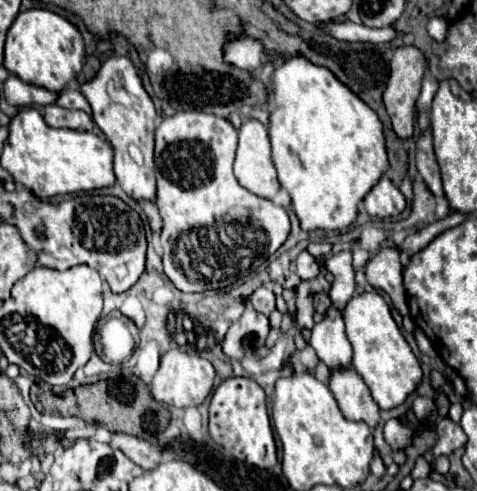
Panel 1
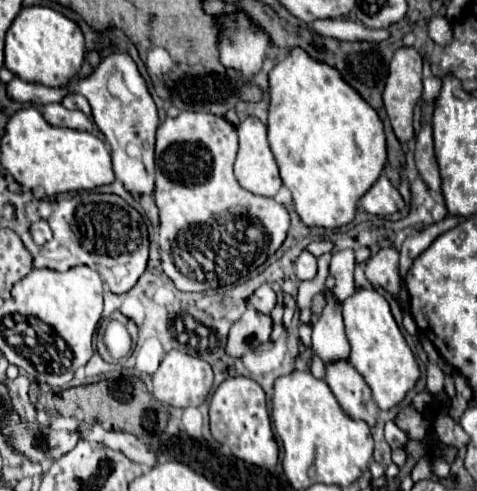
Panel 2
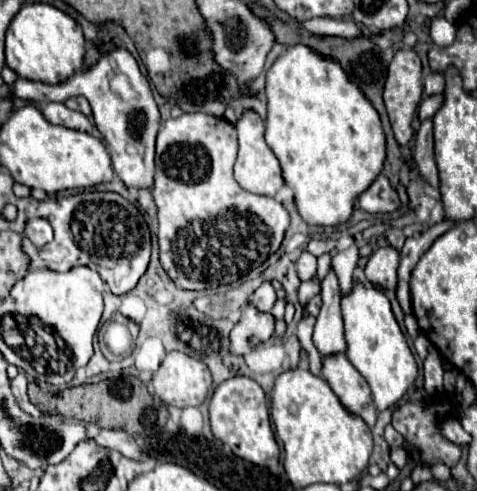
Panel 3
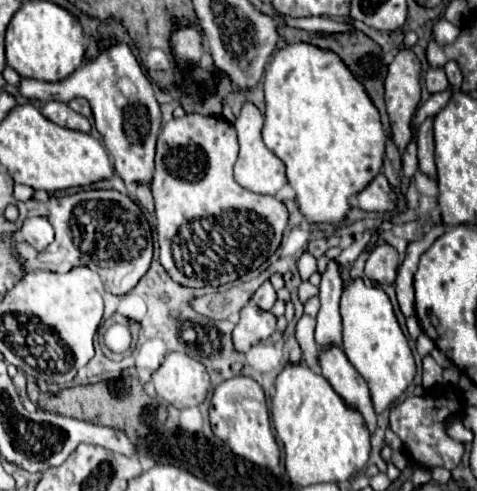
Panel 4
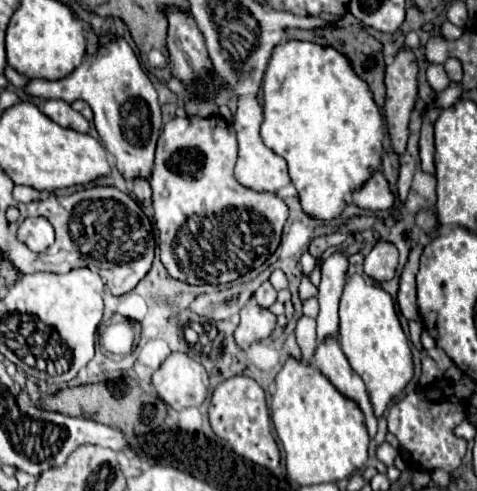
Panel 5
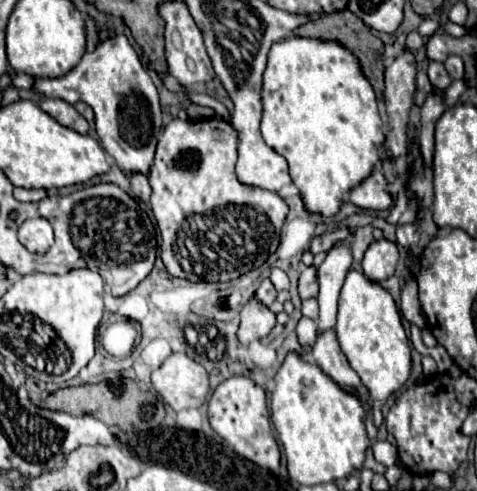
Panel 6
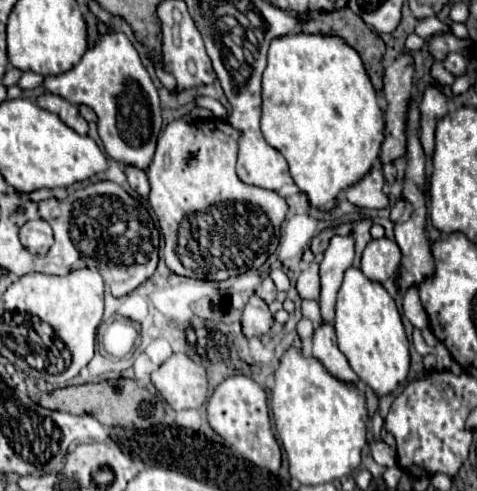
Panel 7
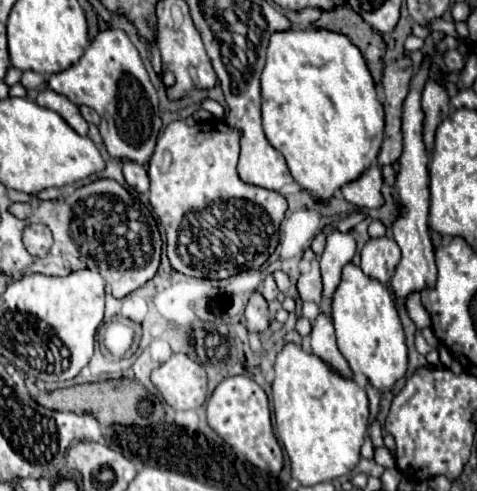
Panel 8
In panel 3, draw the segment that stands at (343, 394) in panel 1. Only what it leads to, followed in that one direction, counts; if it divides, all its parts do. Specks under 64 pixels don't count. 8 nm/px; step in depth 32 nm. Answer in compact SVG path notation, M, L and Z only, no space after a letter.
M342 352L322 358L322 378L330 384L340 402L350 412L356 412L372 430L376 424L376 408L372 404L370 388Z

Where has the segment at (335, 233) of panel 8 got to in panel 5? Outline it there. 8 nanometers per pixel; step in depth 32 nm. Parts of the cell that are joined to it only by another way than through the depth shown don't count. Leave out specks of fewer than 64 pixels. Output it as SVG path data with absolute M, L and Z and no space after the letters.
M338 252L328 256L320 266L320 314L318 314L318 340L320 336L338 336L338 300L344 288L344 280L348 276L348 262L350 258L346 252Z

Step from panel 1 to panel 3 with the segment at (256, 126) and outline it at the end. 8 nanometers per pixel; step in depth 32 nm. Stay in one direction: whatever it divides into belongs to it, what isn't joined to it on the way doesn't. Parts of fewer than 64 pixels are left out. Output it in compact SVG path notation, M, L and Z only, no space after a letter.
M248 108L248 110L244 110L242 118L238 118L236 130L238 130L238 142L240 142L238 160L234 164L236 182L248 192L274 196L284 186L284 176L282 176L282 166L280 166L278 158L264 142L264 120L258 116L258 112Z

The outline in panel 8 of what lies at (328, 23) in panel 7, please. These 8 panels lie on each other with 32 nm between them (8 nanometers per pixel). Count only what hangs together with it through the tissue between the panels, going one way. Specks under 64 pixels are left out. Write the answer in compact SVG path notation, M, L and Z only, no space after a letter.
M348 4L334 8L334 10L324 10L320 20L314 26L322 26L322 28L328 28L334 32L344 32L364 52L364 58L368 60L368 68L372 72L372 78L376 82L382 78L380 56L376 56L376 48L380 48L380 44L386 44L386 42Z

